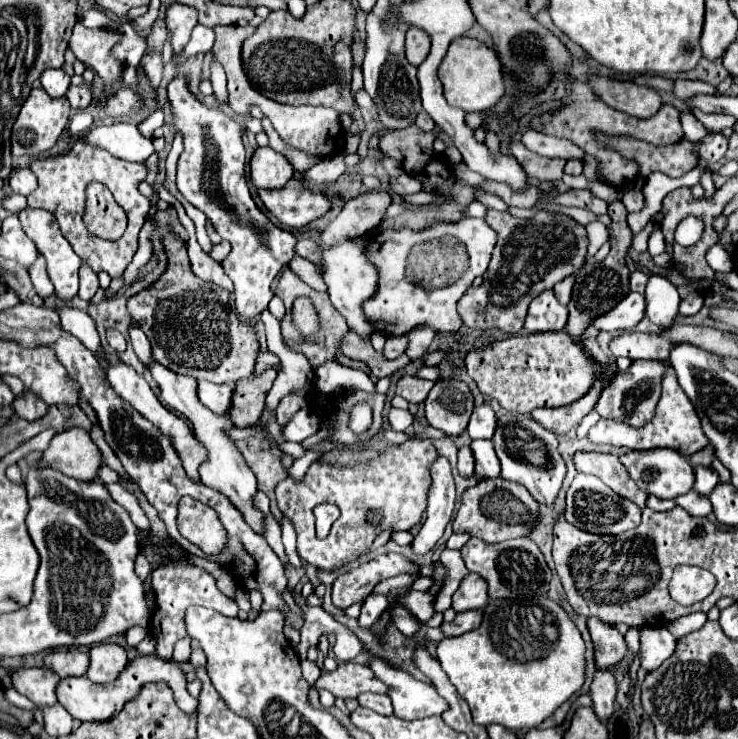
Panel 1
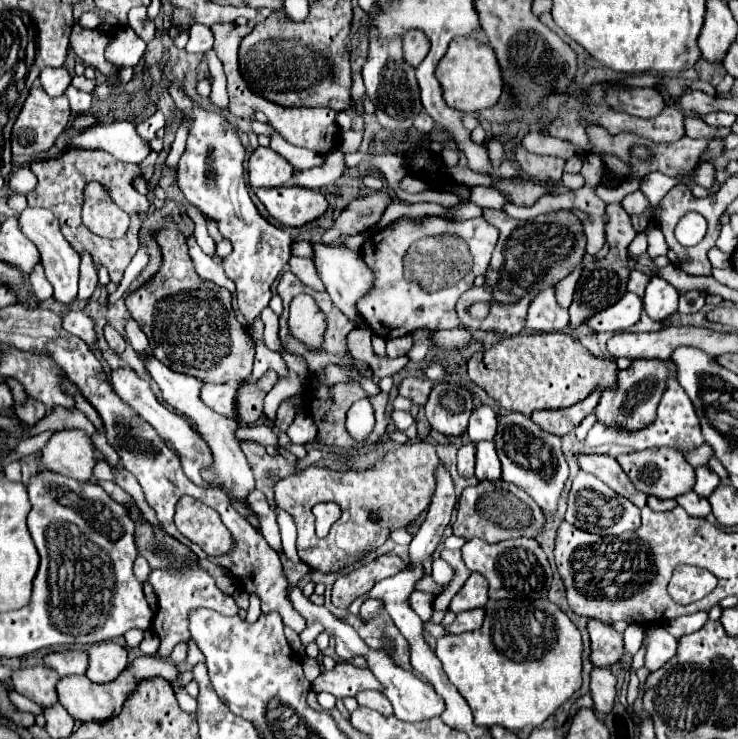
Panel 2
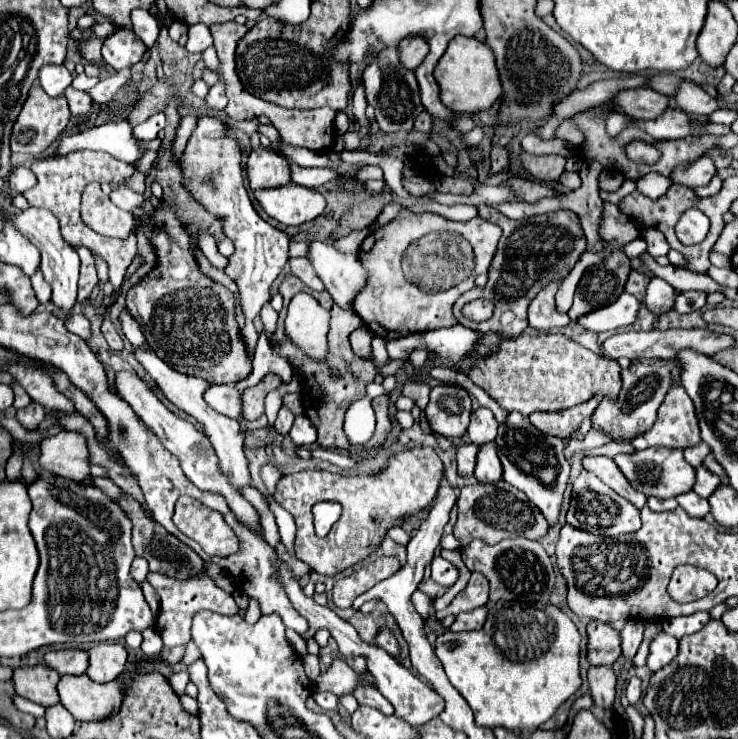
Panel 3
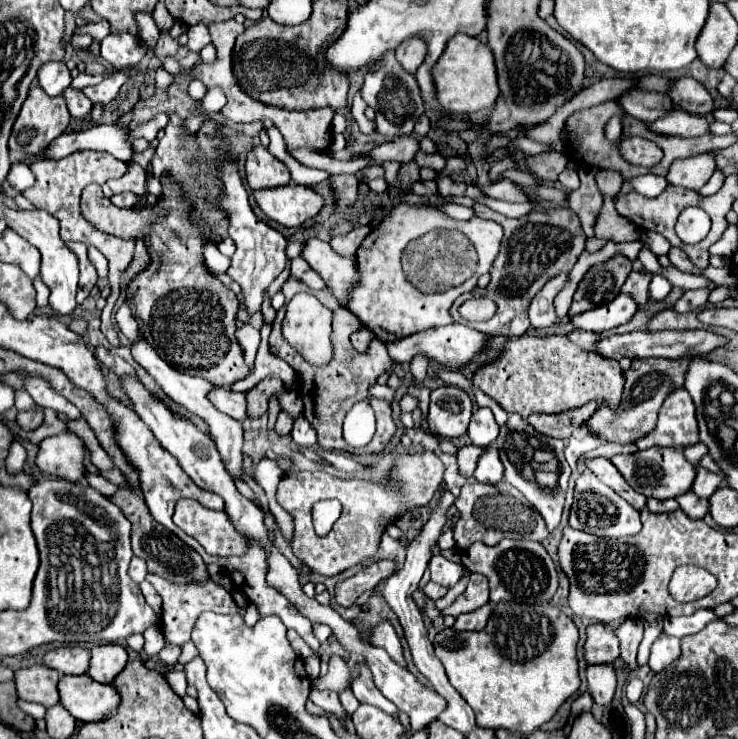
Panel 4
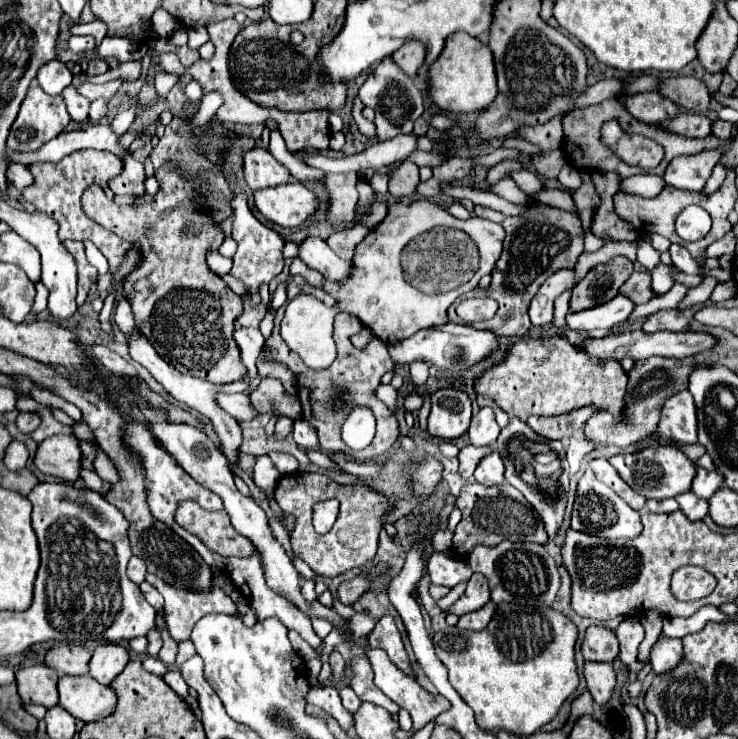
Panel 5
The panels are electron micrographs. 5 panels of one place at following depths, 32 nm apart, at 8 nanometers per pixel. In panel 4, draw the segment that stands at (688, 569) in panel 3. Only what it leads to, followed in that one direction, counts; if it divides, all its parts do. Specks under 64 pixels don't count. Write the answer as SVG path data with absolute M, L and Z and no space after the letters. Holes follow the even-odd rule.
M678 566L673 572L668 590L678 602L687 602L687 598L702 598L710 594L717 586L717 579L698 566Z

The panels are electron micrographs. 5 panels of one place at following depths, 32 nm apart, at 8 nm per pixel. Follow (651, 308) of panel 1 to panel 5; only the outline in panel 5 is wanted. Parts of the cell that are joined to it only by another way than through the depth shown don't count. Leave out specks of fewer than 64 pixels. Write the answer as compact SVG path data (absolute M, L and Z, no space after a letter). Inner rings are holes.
M658 264L658 268L652 272L652 292L654 292L654 296L662 296L674 286L672 270L674 270L672 266Z

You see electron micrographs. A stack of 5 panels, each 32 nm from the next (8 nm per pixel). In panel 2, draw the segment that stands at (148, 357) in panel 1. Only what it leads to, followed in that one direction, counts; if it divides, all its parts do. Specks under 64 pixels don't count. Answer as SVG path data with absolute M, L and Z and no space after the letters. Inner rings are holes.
M128 318L128 322L126 322L126 334L128 334L128 340L130 340L130 344L132 344L132 348L136 350L138 356L148 356L150 354L148 338L144 336L140 326L132 318Z

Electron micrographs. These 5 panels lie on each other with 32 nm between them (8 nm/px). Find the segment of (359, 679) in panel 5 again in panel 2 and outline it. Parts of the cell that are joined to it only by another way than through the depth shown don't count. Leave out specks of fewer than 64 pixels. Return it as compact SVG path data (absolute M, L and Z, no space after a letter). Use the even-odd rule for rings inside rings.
M366 690L366 692L358 692L356 694L356 700L360 706L368 706L384 716L392 714L392 704L388 698L384 698L380 692L372 692L372 690Z

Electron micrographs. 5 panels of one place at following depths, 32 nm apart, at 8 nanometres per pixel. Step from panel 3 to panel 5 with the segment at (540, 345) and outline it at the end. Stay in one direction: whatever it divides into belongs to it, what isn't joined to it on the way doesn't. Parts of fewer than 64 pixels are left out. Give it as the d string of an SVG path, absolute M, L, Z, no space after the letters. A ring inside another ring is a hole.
M552 336L546 340L526 338L526 340L514 342L512 348L508 350L506 358L500 364L482 372L482 376L474 382L474 390L484 396L490 396L504 412L508 412L510 416L520 416L520 420L528 420L528 416L532 416L532 414L558 416L558 414L564 414L564 412L570 412L570 410L576 410L582 406L590 406L590 404L596 410L604 408L604 410L610 410L614 416L620 416L626 382L628 382L628 376L622 370L620 362L598 360L598 358L582 352L578 346L570 344L566 336Z

